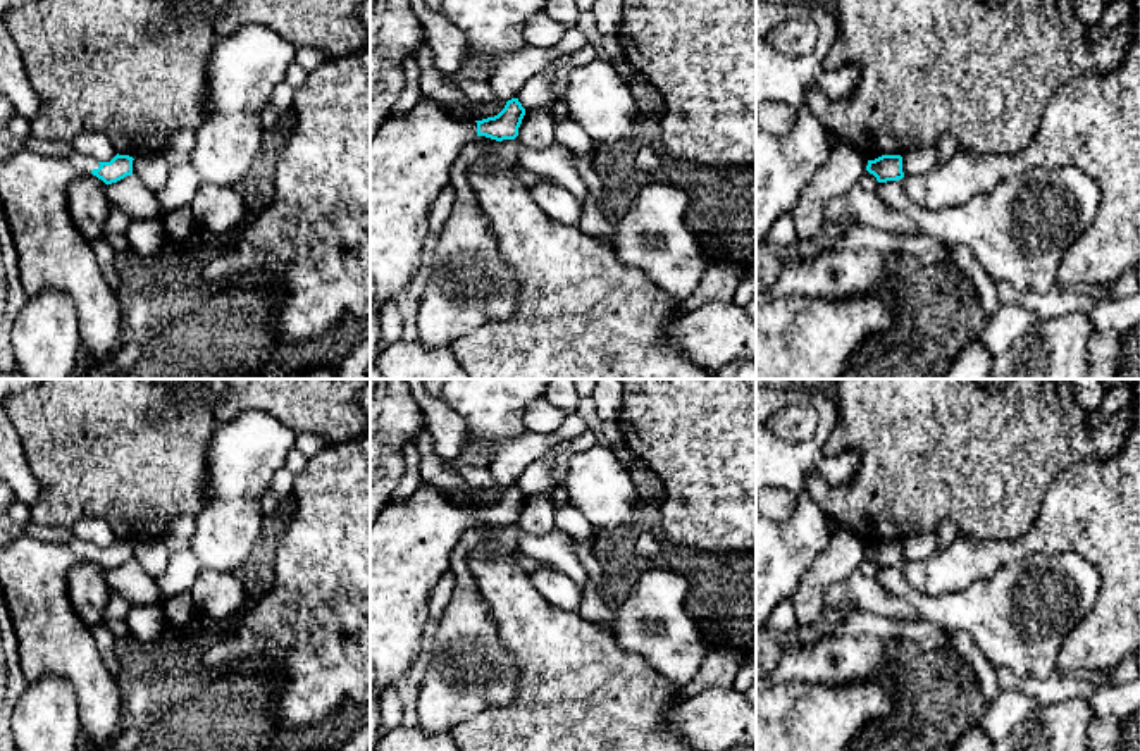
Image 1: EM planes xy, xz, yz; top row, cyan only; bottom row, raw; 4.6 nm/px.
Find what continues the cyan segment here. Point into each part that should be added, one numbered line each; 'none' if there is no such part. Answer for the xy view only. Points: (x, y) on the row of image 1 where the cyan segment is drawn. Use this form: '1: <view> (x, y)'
1: xy (52, 254)

